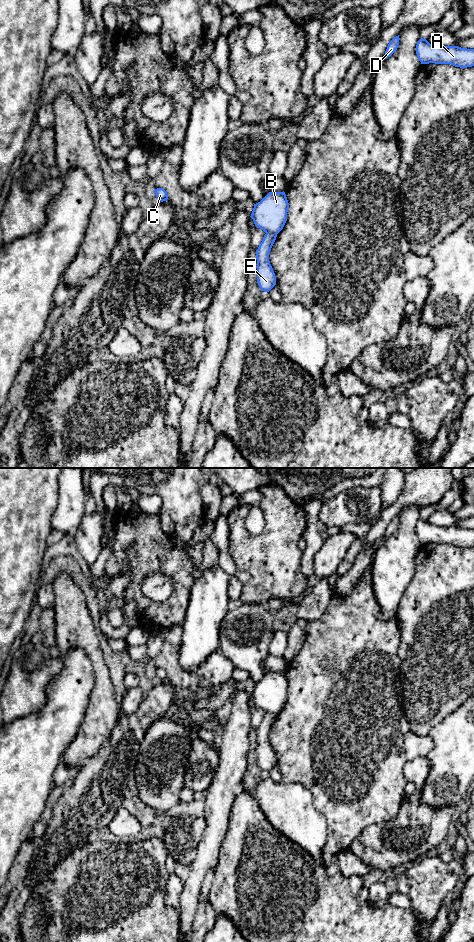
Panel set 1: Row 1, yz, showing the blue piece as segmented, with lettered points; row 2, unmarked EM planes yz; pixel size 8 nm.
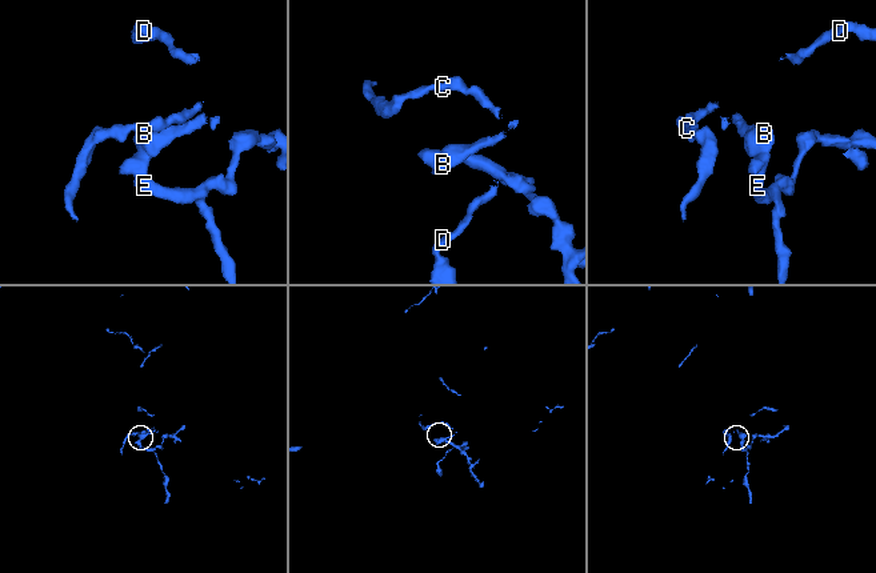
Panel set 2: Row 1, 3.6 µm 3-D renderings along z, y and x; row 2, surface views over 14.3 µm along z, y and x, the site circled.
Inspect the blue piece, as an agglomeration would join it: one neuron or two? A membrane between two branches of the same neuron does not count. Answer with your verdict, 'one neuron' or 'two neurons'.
two neurons

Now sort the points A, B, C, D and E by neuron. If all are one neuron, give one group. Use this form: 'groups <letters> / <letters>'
groups A B C D / E

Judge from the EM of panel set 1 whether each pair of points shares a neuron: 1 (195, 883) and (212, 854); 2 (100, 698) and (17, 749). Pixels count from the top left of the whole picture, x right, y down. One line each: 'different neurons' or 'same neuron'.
1: same neuron
2: different neurons

